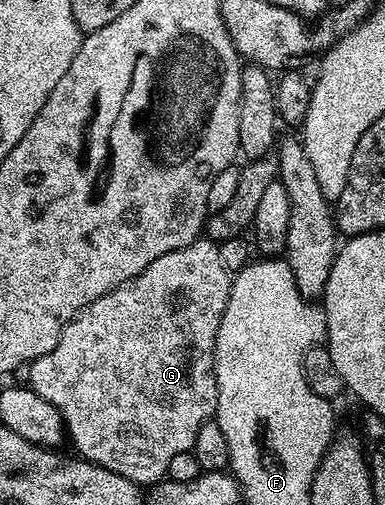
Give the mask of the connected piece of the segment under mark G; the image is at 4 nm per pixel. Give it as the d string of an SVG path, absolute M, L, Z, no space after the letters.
M199 237L189 247L175 249L171 253L163 253L163 257L155 257L143 273L139 273L128 283L119 285L111 293L91 301L82 309L72 321L65 326L55 349L43 357L33 360L28 364L28 386L43 401L51 401L55 409L65 422L68 442L73 442L73 447L80 458L89 463L99 465L103 469L111 469L111 473L119 473L119 477L127 477L138 485L152 485L162 482L167 476L167 465L179 453L192 451L195 445L195 436L199 429L203 429L205 423L210 422L217 413L217 374L215 373L215 341L219 333L219 325L223 321L223 309L227 309L227 297L229 296L229 284L231 272L223 265L219 257L219 246L208 237Z

